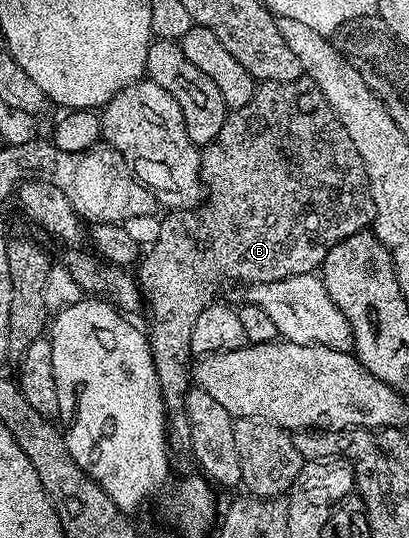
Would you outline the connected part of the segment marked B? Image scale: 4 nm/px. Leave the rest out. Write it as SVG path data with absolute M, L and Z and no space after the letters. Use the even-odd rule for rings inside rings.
M305 78L292 82L272 82L267 80L259 83L254 90L254 96L248 102L248 106L240 106L233 109L227 115L224 126L220 126L220 134L210 144L201 149L202 153L202 182L204 185L204 203L189 210L174 210L161 217L160 238L149 249L150 252L141 257L136 268L138 287L142 290L142 299L145 307L150 308L150 328L148 327L148 339L152 362L156 366L156 378L160 378L160 390L164 398L164 406L168 417L168 444L175 453L186 452L190 446L190 427L188 426L188 414L186 413L186 395L192 387L192 353L190 339L192 338L192 326L196 326L196 318L200 318L200 312L208 305L215 303L218 292L218 283L221 280L239 280L242 286L263 284L264 282L276 282L289 276L308 276L317 273L322 267L324 258L332 246L336 246L341 240L346 240L352 234L361 232L371 227L374 219L374 199L370 193L370 179L366 173L364 162L352 146L352 138L348 138L348 130L336 118L336 114L328 106L324 94L316 86L316 82Z

